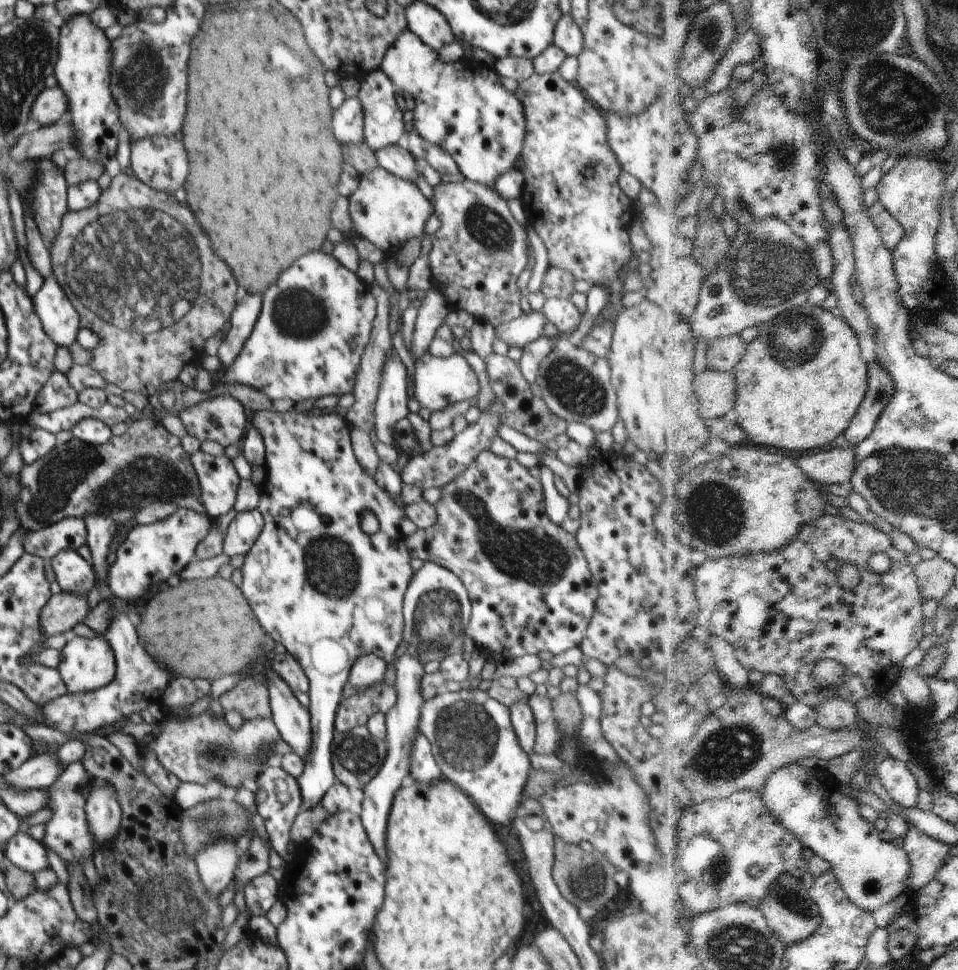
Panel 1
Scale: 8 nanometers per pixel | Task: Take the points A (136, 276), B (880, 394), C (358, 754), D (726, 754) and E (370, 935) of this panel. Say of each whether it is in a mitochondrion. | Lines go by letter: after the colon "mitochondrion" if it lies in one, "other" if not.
A: mitochondrion
B: mitochondrion
C: mitochondrion
D: mitochondrion
E: other

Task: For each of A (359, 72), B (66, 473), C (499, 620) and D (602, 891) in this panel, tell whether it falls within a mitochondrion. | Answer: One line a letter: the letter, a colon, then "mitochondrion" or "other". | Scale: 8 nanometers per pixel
A: other
B: mitochondrion
C: other
D: mitochondrion

